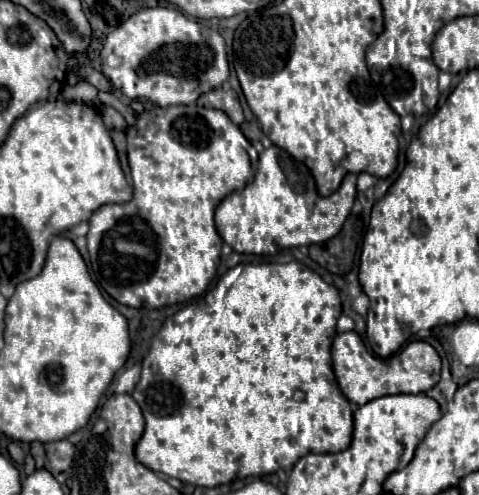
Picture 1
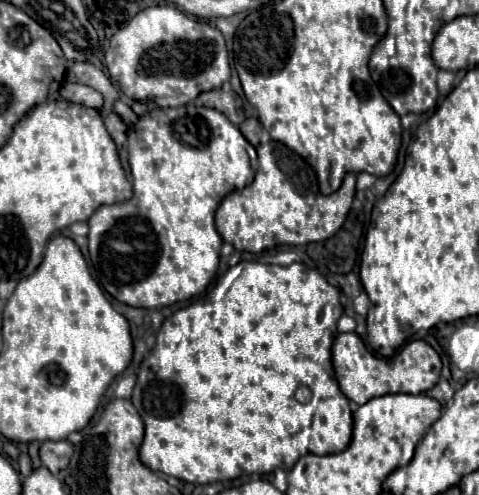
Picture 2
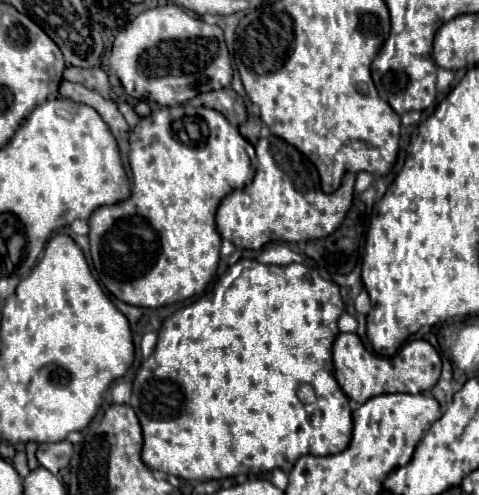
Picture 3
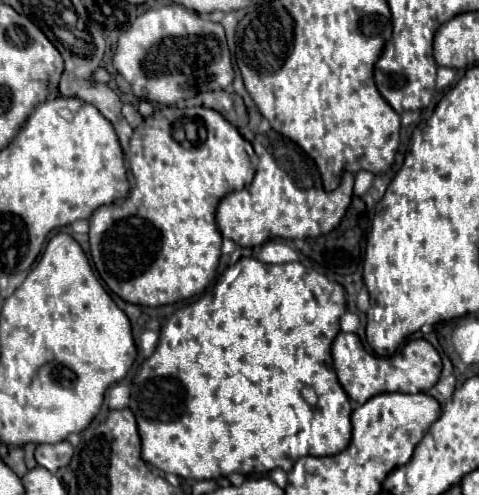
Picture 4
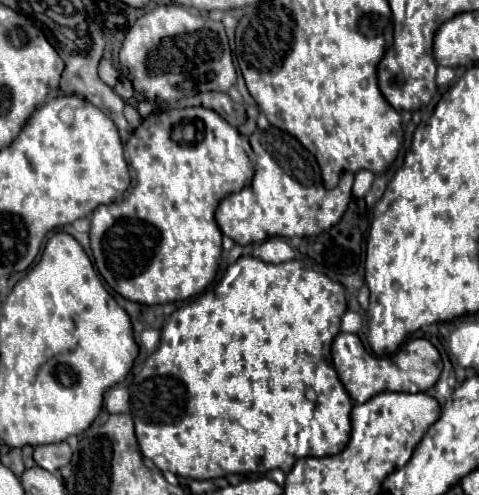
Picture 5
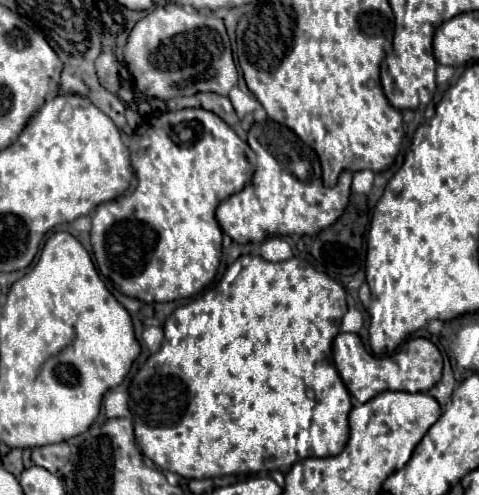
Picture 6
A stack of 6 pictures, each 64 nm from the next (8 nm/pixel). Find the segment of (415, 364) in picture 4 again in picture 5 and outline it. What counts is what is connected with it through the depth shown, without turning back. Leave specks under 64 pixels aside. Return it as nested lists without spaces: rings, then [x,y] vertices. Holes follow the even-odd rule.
[[[340,332],[332,342],[332,362],[334,362],[334,368],[338,372],[338,378],[344,384],[346,392],[358,404],[370,400],[372,396],[376,396],[380,392],[386,392],[386,390],[410,392],[410,394],[426,392],[436,384],[436,380],[440,378],[442,372],[442,360],[440,360],[438,350],[424,338],[408,340],[396,354],[378,358],[364,349],[357,335]]]

